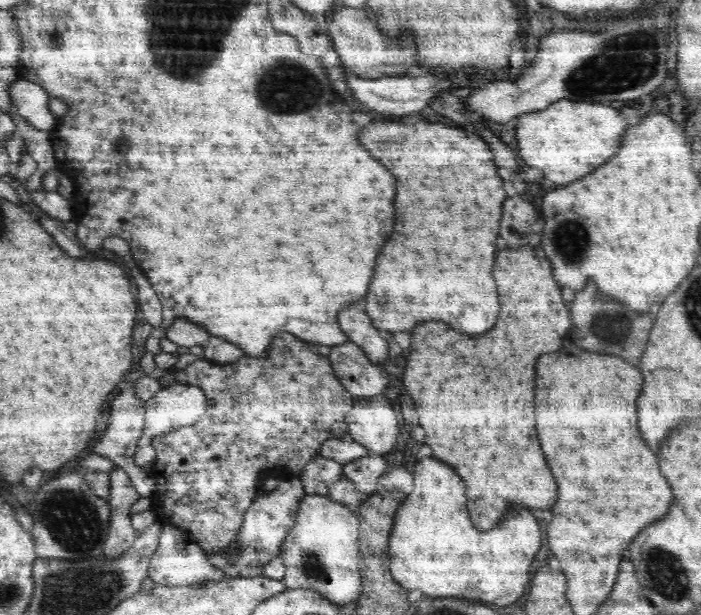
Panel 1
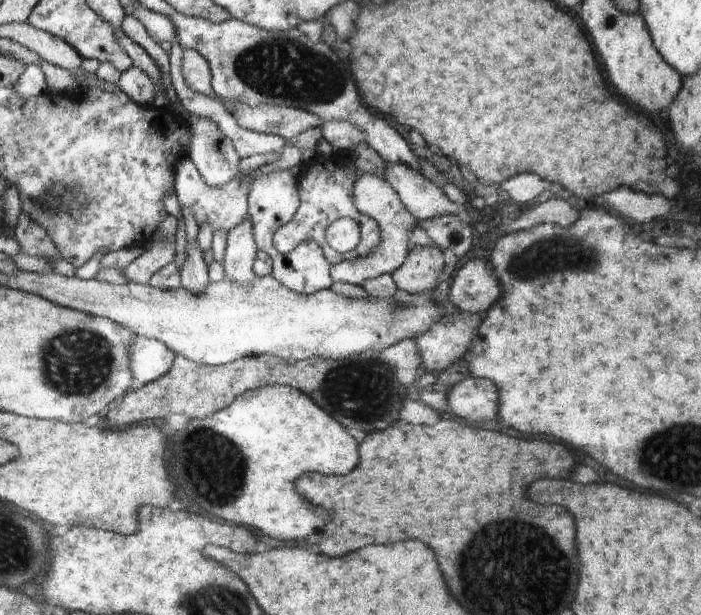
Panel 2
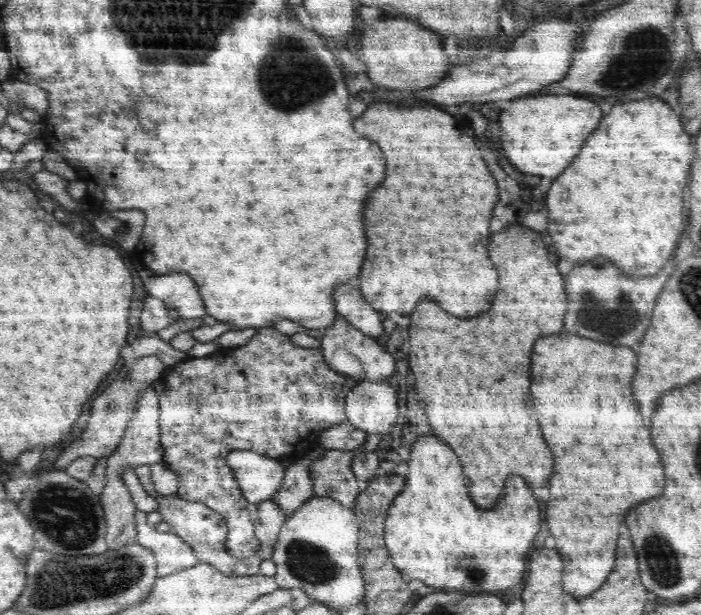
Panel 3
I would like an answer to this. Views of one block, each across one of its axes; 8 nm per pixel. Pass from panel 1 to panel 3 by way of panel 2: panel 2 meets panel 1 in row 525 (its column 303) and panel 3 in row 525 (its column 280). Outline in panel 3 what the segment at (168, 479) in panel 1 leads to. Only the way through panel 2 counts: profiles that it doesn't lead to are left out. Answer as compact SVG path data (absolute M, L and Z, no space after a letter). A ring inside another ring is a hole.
M272 327L260 329L249 344L238 348L217 350L204 358L187 358L165 369L160 381L166 388L159 398L160 440L163 463L173 470L180 482L174 496L188 502L201 502L221 514L230 532L225 547L234 558L256 556L260 541L248 515L248 501L227 464L232 450L251 450L273 460L296 462L318 452L318 437L324 430L347 421L345 401L357 382L326 366L323 352L318 348L296 346L289 335Z

